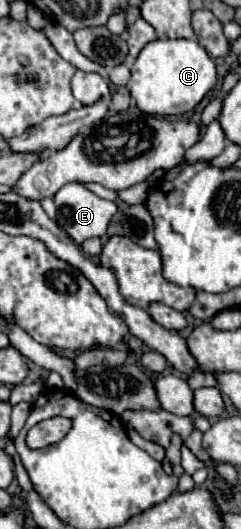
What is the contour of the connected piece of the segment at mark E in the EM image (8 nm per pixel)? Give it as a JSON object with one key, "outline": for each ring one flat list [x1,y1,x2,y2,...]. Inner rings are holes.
{"outline":[[67,183,65,187,61,187,55,193,53,201,55,201,55,207,57,207,57,223,63,227,63,231,67,231,67,235,77,245,81,245,85,239,91,239,91,237,105,237,107,225,117,211,117,205,113,201,99,199,89,189,85,189,81,183]]}

